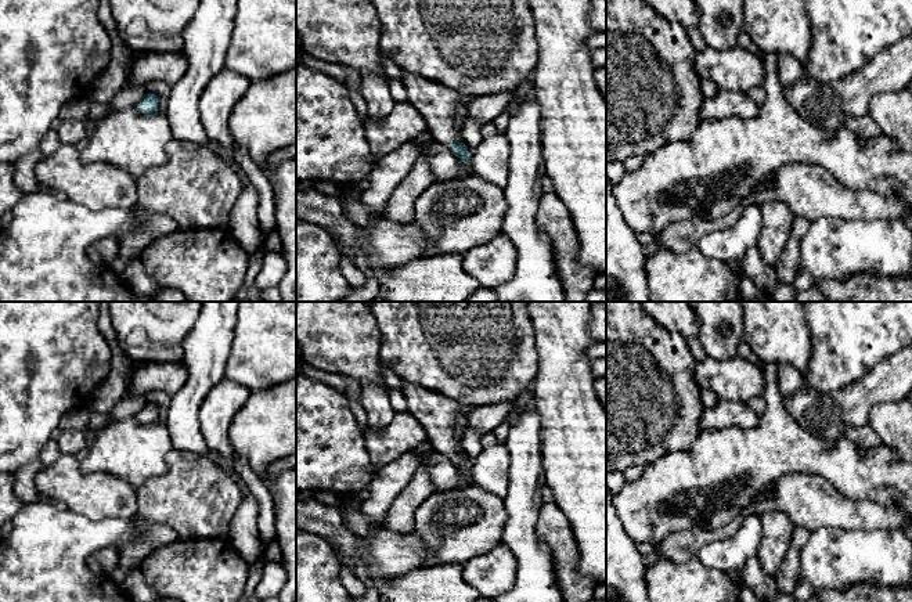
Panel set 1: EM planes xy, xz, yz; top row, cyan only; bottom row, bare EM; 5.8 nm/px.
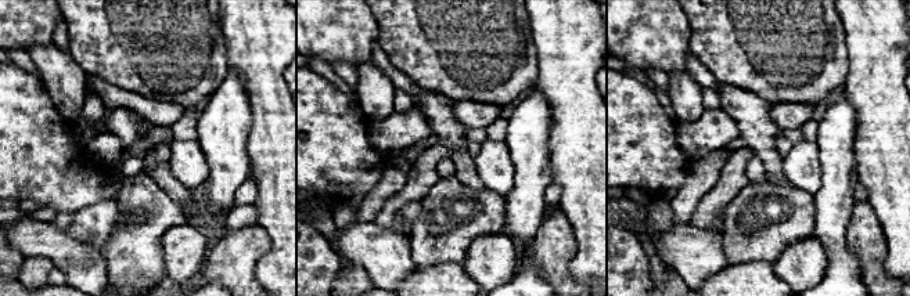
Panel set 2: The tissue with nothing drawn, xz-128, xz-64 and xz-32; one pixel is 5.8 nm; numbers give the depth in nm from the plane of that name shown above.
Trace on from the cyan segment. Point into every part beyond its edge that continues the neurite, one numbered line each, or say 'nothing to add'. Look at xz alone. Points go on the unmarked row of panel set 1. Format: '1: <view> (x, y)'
1: xz (443, 418)

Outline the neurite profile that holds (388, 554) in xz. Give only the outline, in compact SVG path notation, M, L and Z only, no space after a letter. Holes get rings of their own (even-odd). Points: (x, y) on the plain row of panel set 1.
M386 529L371 533L368 538L358 537L363 545L367 566L371 576L381 585L387 584L396 577L401 577L415 569L433 566L429 554L425 551L418 533L394 533Z

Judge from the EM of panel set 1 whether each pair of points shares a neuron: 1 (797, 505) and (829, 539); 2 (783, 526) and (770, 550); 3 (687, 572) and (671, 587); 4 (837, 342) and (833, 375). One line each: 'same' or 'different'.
1: different
2: same
3: same
4: same

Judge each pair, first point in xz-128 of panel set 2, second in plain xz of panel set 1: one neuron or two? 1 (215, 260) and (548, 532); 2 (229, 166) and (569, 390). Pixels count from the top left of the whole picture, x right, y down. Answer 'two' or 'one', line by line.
1: one
2: two

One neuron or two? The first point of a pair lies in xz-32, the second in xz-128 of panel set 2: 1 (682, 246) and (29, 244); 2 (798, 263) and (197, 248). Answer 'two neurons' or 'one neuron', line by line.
1: one neuron
2: one neuron

